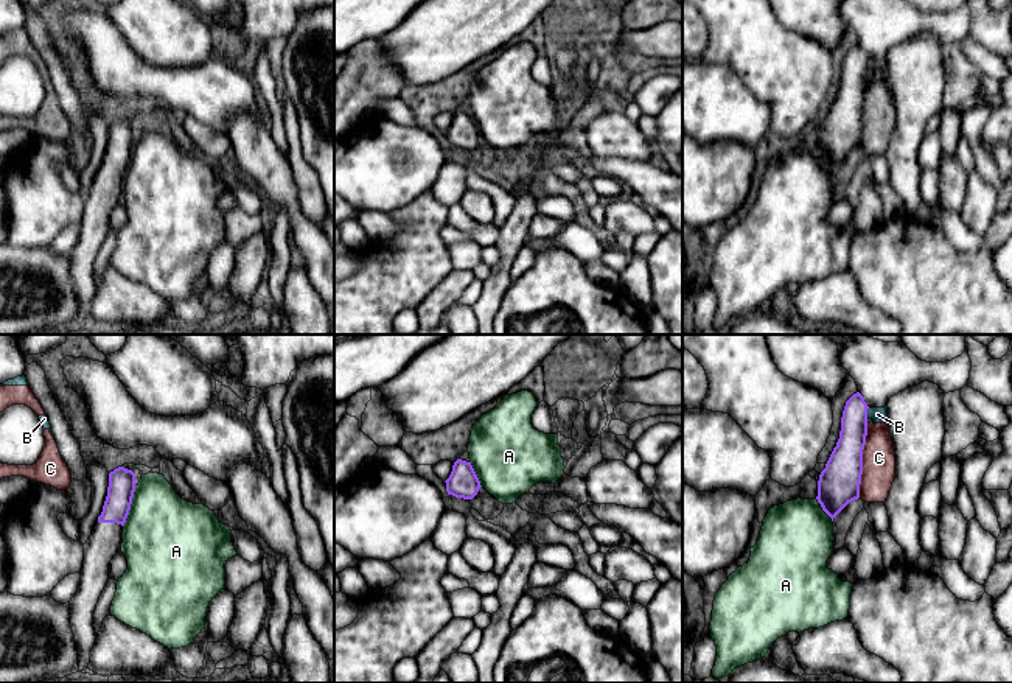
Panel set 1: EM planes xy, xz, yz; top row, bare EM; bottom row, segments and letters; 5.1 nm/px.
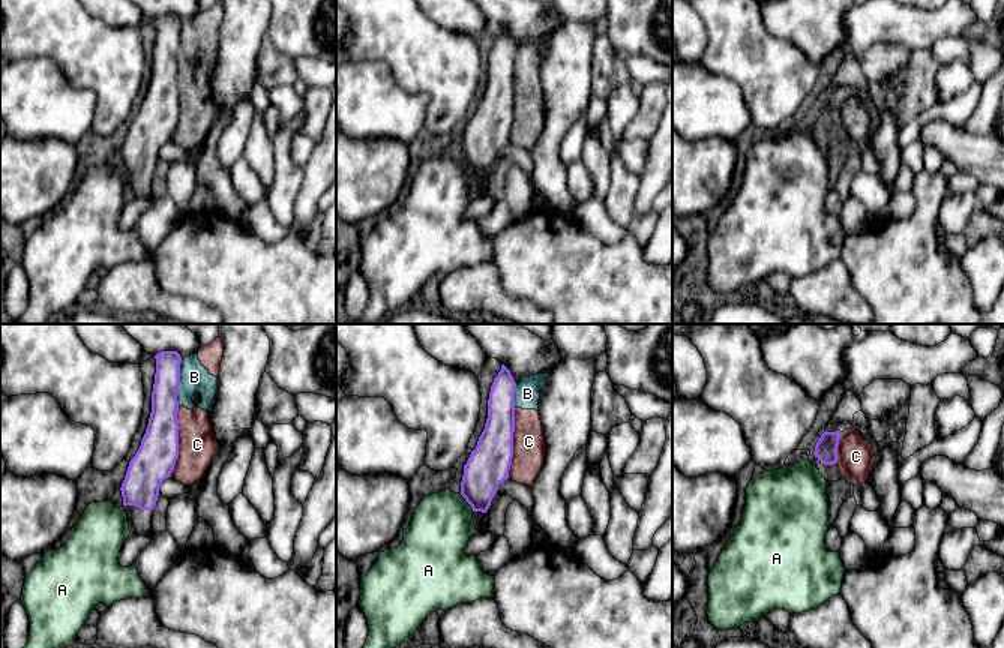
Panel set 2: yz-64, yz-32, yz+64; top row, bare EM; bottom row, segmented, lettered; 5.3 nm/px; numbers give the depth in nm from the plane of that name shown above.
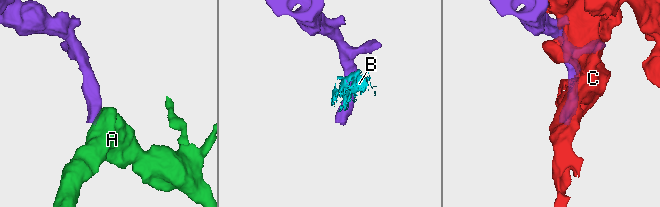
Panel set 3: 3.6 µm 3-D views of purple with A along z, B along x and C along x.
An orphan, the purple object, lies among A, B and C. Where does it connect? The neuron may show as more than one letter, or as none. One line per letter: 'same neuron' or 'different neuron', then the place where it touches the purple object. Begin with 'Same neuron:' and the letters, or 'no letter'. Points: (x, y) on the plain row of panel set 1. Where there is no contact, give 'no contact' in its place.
Same neuron: no letter
A: different neuron | xy (129, 157)
B: different neuron | yz (866, 64)
C: different neuron | yz (861, 112)

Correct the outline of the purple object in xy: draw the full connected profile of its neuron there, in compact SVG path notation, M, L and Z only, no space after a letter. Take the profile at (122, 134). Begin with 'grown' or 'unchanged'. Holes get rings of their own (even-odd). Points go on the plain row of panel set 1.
grown; M118 118L109 124L107 148L92 187L84 196L81 233L70 252L70 278L78 299L79 322L89 320L96 288L93 266L109 232L110 212L121 202L123 177L135 143L135 124Z

